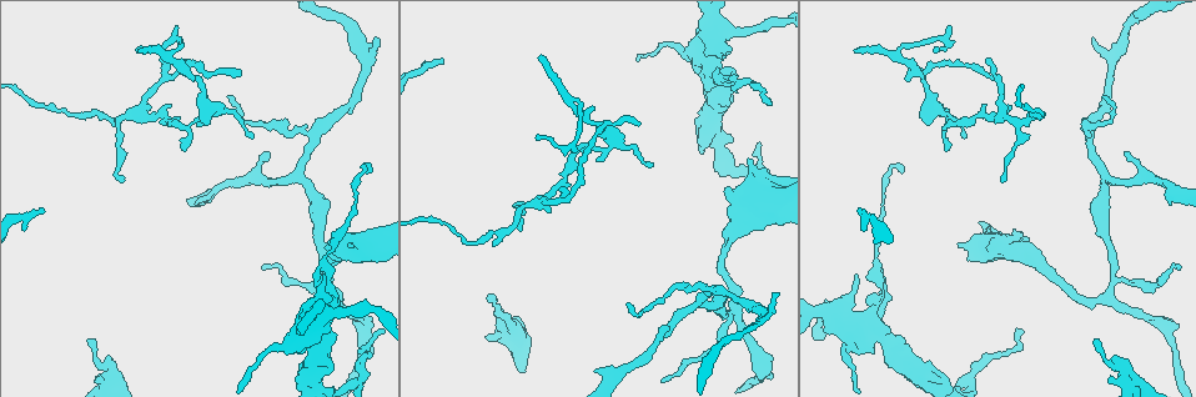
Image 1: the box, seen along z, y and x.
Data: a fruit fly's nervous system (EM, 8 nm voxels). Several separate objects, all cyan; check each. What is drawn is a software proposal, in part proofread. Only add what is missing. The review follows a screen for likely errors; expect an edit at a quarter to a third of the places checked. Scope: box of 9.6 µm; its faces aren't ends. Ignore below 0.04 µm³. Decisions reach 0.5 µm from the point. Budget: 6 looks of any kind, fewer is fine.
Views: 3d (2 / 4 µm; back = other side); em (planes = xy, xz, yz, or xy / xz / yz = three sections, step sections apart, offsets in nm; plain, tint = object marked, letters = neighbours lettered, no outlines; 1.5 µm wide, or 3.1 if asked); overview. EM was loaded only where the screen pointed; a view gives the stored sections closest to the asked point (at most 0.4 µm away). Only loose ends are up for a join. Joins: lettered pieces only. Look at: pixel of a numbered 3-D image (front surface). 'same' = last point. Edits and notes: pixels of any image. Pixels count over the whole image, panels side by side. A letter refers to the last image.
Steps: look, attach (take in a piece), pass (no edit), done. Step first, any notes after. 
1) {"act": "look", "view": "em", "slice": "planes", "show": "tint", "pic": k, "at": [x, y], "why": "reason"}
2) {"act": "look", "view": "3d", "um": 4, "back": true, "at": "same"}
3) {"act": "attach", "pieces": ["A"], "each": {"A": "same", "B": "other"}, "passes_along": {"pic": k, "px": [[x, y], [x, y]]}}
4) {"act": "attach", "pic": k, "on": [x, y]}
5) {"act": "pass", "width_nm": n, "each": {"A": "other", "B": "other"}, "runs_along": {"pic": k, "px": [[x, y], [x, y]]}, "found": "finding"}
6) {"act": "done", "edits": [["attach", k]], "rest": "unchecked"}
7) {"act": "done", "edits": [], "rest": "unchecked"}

{"act": "look", "view": "3d", "um": 2, "pic": 1, "at": [1091, 40], "why": "an open end"}

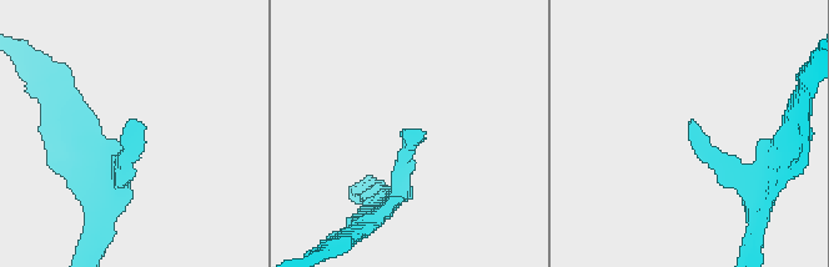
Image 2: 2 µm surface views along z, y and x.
{"act": "look", "view": "em", "slice": "planes", "show": "letters", "pic": 2, "at": [420, 131]}

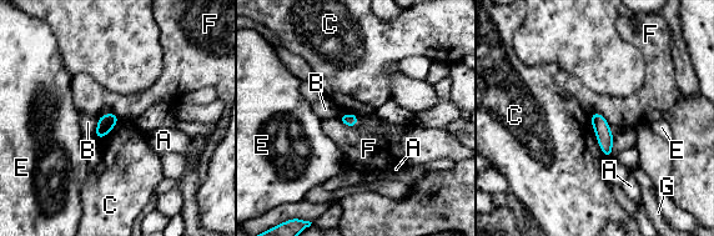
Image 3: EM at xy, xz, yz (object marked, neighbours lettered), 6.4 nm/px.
{"act": "pass", "each": {"A": "other", "B": "other", "C": "other", "E": "other", "F": "other", "G": "other"}, "border": {"pic": 3, "px": [[597, 140], [606, 157]]}, "found": "none of them fits"}

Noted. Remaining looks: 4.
{"act": "look", "view": "3d", "um": 2, "pic": 1, "at": [370, 171], "why": "tapers out"}

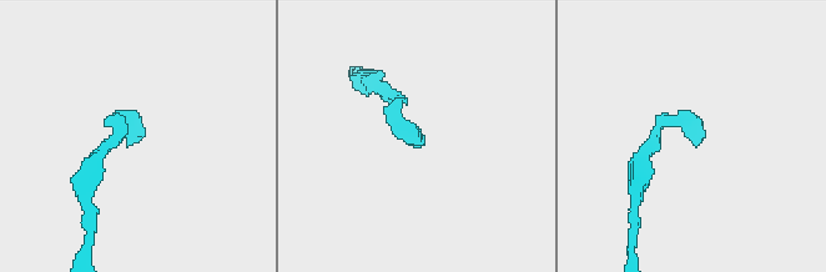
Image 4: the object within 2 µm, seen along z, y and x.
{"act": "look", "view": "em", "slice": "planes", "show": "letters", "pic": 4, "at": [701, 141], "why": "now the EM"}

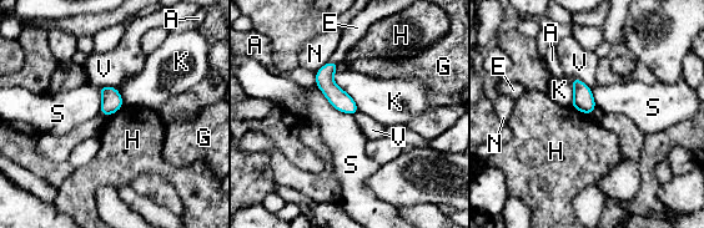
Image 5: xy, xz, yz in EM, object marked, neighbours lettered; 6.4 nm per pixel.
{"act": "attach", "pieces": ["E"], "each": {"A": "other", "E": "same", "G": "other", "H": "other", "K": "other", "N": "other", "S": "other", "V": "other"}, "found": "it goes on there"}

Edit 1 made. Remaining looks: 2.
{"act": "done", "edits": [["attach", 5]], "rest": "unchecked"}

